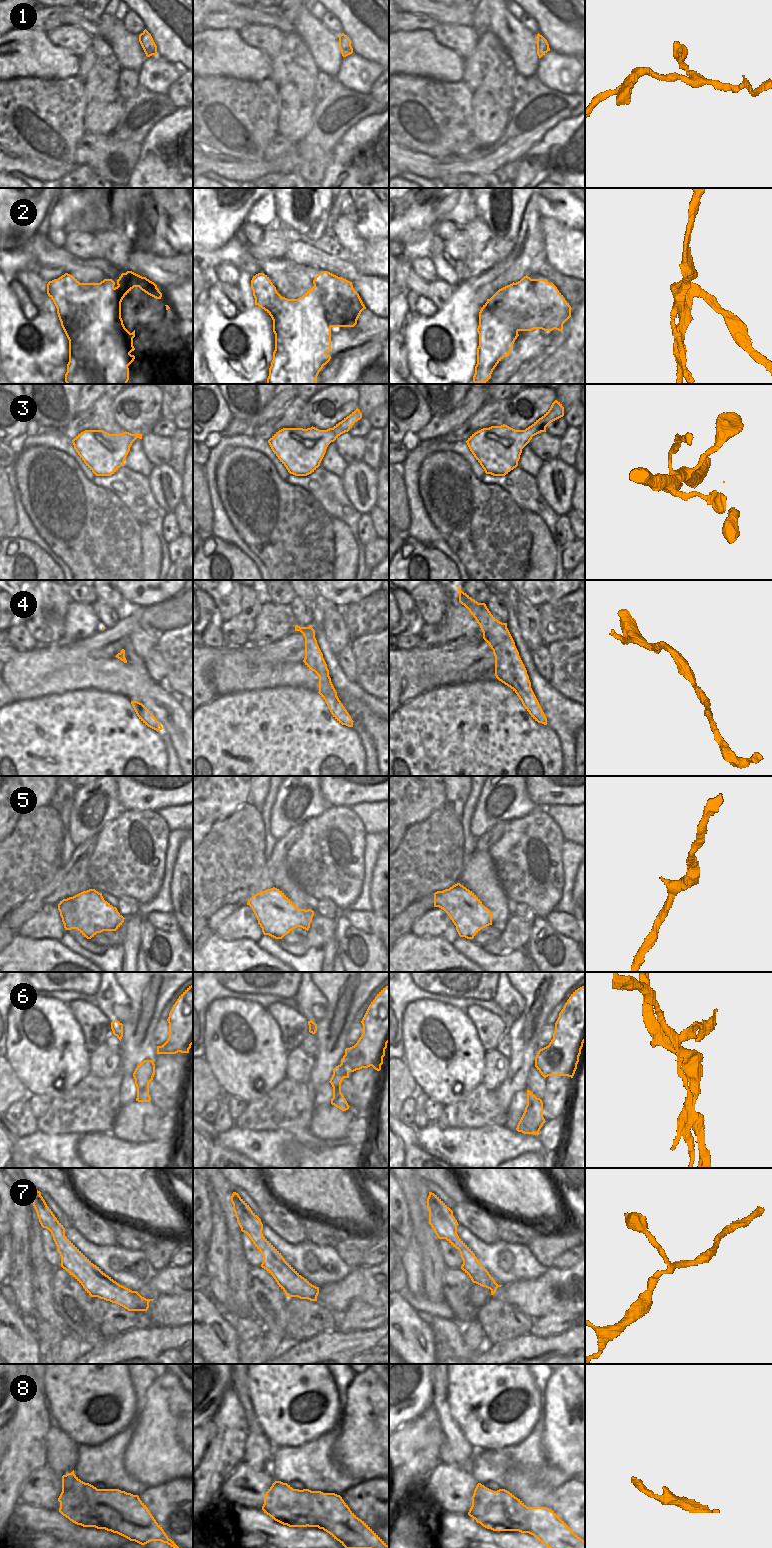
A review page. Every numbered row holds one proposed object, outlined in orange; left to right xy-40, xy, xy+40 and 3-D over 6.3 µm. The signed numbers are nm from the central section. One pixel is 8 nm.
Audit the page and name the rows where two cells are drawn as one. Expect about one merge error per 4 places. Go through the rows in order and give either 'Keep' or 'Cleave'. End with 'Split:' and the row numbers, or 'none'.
1: Keep
2: Cleave
3: Keep
4: Keep
5: Keep
6: Cleave
7: Keep
8: Cleave
Split: 2, 6, 8.

